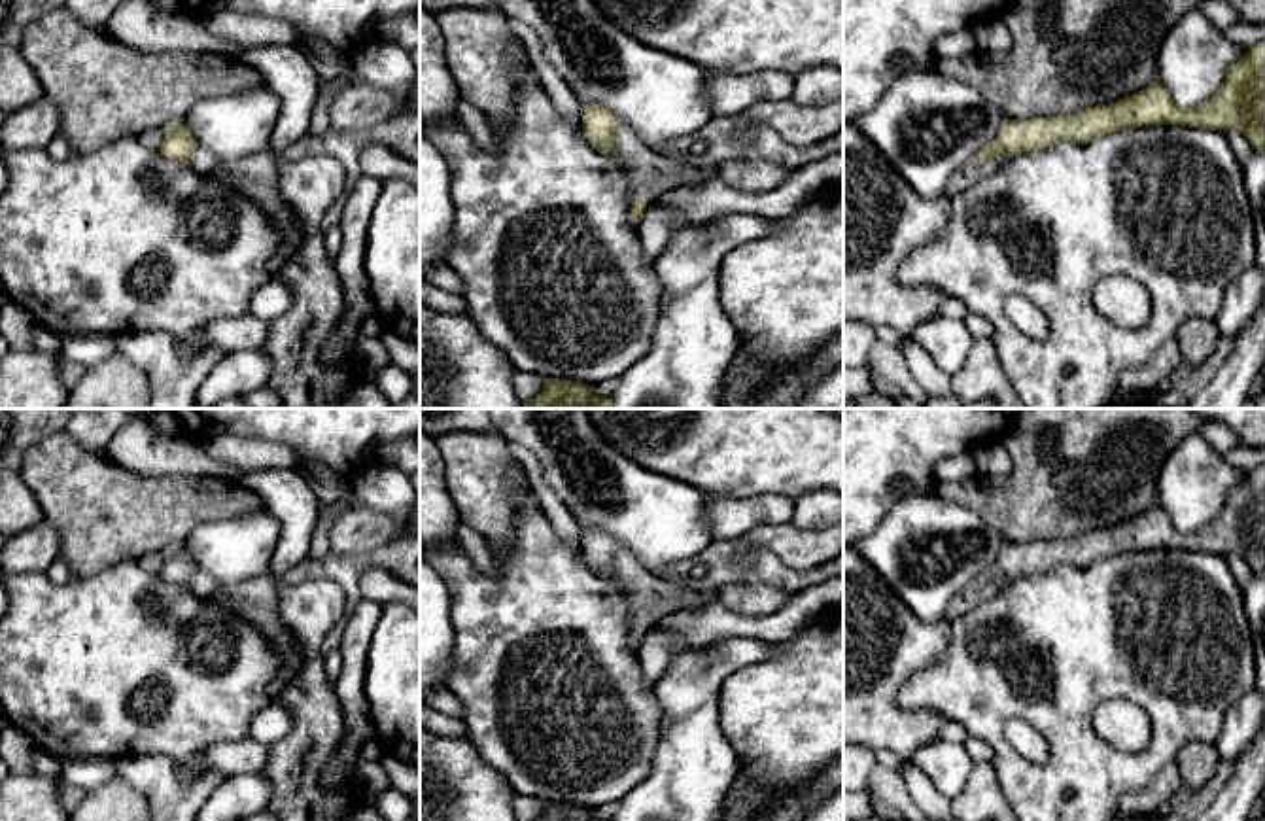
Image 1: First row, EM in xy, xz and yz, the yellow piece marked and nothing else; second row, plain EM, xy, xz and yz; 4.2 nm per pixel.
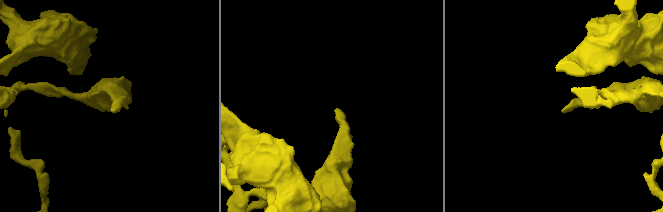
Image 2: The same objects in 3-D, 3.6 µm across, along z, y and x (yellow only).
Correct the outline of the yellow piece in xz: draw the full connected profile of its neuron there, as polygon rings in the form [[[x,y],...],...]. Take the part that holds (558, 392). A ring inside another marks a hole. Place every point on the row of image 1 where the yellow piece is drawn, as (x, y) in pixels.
[[[546,378],[545,390],[535,397],[522,401],[524,409],[613,409],[609,397],[598,399],[592,393],[594,386],[565,380]]]

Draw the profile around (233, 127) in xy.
[[[261,83],[242,93],[200,100],[182,123],[199,146],[216,155],[219,165],[233,165],[270,151],[280,106],[280,96]]]

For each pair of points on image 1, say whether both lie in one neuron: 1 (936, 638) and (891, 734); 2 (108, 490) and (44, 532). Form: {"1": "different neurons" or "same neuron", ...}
{"1": "same neuron", "2": "different neurons"}

